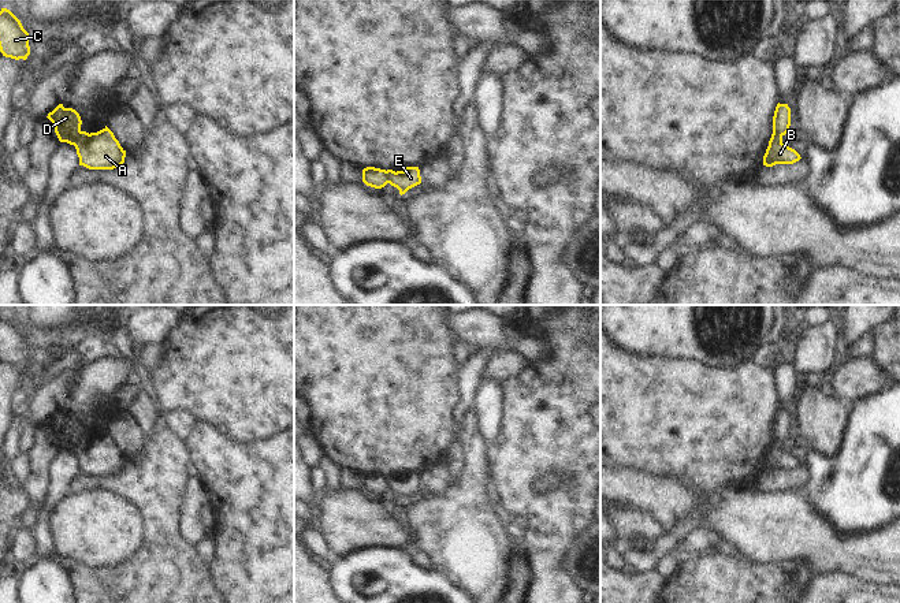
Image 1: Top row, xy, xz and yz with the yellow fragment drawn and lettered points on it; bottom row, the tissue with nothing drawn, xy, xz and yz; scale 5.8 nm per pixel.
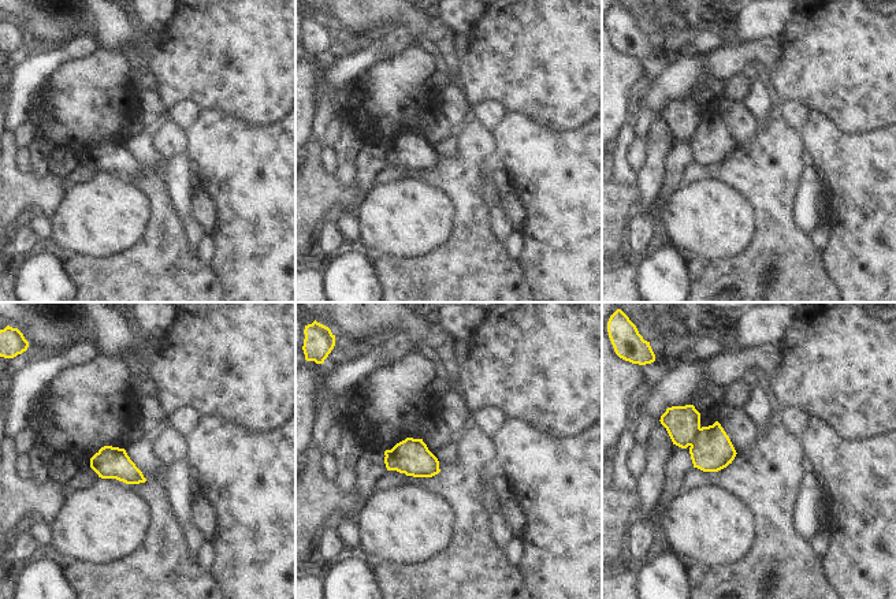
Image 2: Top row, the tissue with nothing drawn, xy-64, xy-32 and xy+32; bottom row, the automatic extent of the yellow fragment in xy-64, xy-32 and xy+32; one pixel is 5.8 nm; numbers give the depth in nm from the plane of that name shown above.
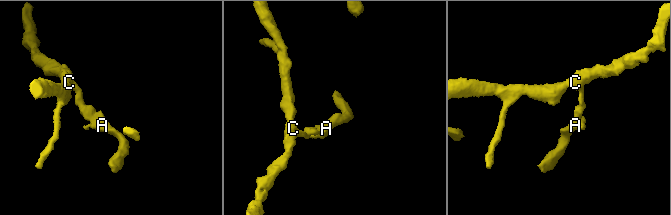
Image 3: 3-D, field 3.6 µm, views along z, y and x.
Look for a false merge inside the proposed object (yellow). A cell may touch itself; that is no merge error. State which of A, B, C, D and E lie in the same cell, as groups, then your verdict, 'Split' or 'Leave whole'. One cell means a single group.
Groups: A B E / C D. Split

